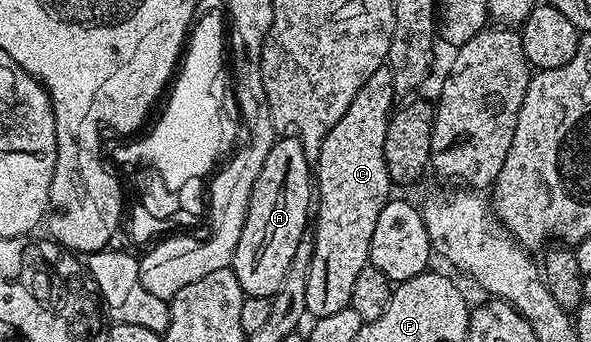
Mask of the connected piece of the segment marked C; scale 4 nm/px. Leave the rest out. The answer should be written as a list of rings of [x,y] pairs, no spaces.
[[[386,65],[375,69],[354,96],[342,121],[326,133],[320,154],[314,160],[318,210],[314,215],[314,253],[306,281],[306,309],[313,320],[346,309],[351,304],[358,273],[369,266],[368,250],[370,237],[374,237],[374,224],[394,190],[384,156],[384,138],[394,111],[392,102],[397,99],[390,69]]]

